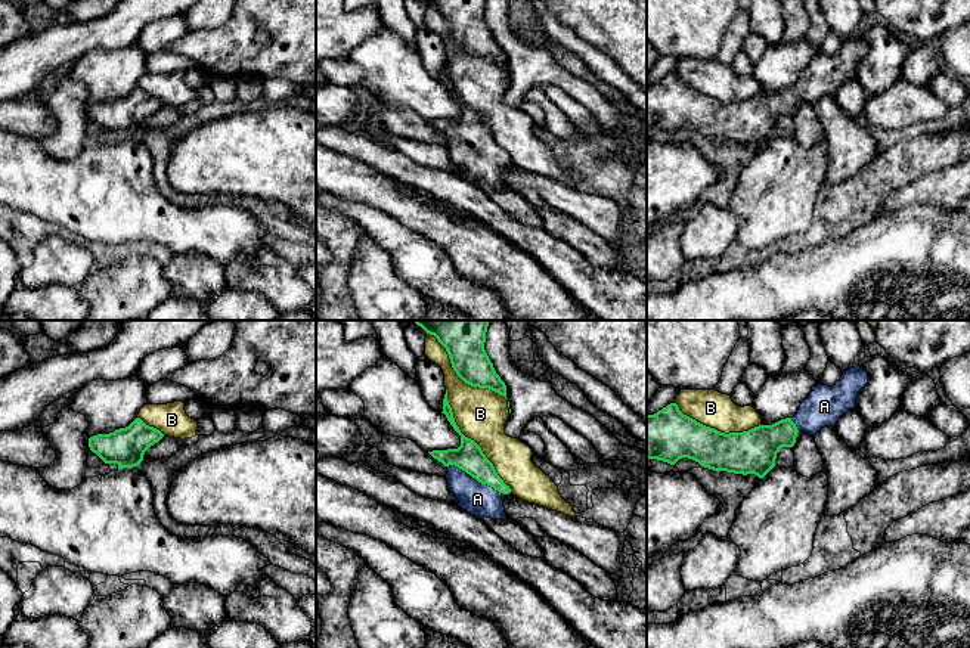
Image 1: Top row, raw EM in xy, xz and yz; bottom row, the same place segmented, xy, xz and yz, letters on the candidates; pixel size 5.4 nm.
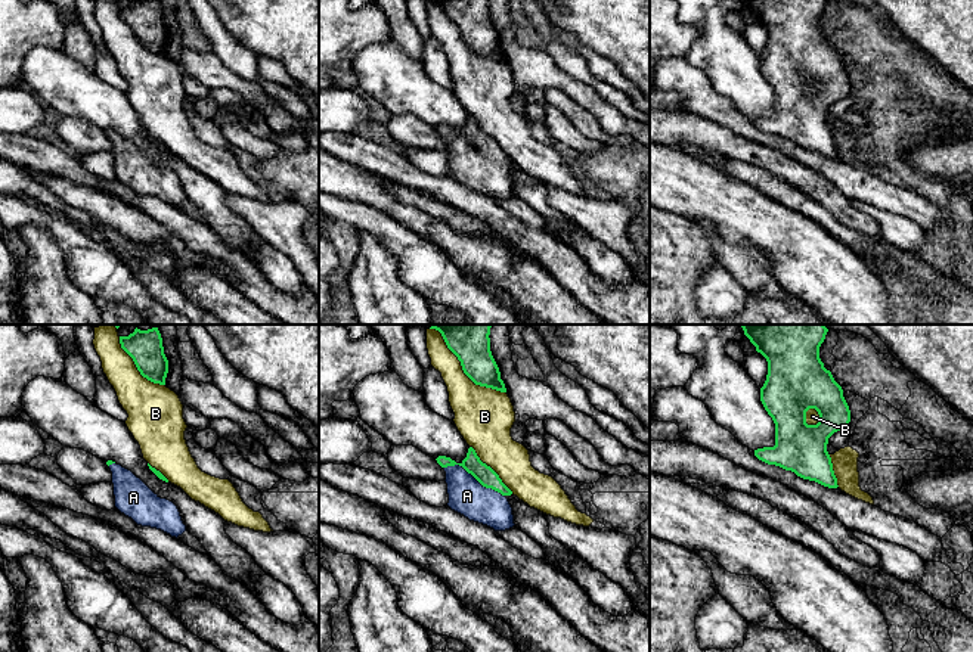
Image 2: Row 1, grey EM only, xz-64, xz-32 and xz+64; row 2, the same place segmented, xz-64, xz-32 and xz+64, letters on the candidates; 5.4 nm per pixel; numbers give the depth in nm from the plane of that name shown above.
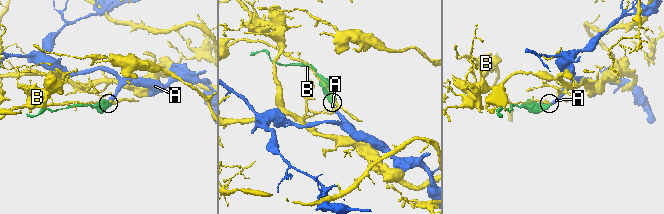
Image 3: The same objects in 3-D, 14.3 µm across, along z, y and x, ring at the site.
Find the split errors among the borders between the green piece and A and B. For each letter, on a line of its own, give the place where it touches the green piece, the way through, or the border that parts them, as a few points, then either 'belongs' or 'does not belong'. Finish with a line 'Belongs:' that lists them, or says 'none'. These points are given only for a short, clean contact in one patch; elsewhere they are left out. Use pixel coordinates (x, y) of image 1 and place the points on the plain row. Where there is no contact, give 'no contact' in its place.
A: xz (474, 146) | across xz (468, 126), (468, 140), (474, 146), (477, 169) | belongs
B: xz (470, 108) | does not belong
Belongs: A

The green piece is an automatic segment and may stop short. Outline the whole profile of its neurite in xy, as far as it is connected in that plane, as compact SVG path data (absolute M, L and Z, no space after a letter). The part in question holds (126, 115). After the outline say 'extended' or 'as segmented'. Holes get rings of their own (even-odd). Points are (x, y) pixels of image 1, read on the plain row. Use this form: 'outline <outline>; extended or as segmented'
outline M136 87L128 96L109 103L89 108L89 117L105 133L117 133L118 139L137 136L145 121L158 112L164 103Z; as segmented

